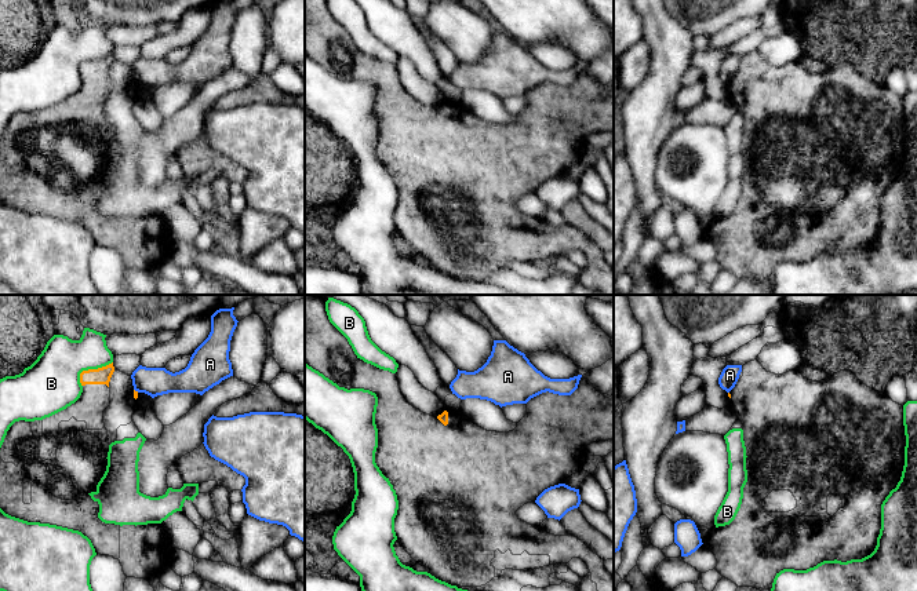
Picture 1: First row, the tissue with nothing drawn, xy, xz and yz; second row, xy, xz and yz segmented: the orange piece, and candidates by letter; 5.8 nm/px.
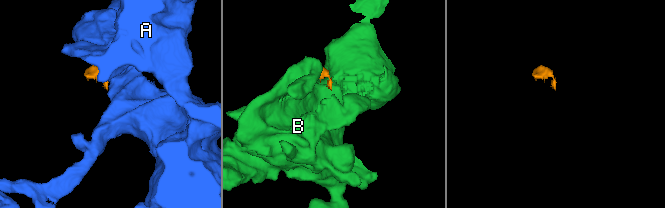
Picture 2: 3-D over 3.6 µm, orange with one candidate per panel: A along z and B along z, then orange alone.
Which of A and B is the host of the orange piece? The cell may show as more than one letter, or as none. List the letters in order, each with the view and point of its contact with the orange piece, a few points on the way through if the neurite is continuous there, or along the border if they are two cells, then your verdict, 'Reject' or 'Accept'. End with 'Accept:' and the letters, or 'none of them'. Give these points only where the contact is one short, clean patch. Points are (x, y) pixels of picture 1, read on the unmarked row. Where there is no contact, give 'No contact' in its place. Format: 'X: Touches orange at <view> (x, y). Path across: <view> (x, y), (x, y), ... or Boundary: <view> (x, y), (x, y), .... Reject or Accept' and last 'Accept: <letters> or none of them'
A: Touches orange at xy (137, 83). Boundary: xy (134, 80), (138, 83). Reject
B: Touches orange at xy (90, 61). Boundary: xy (112, 53), (97, 59), (84, 61), (80, 65), (80, 76). Reject
Accept: none of them

